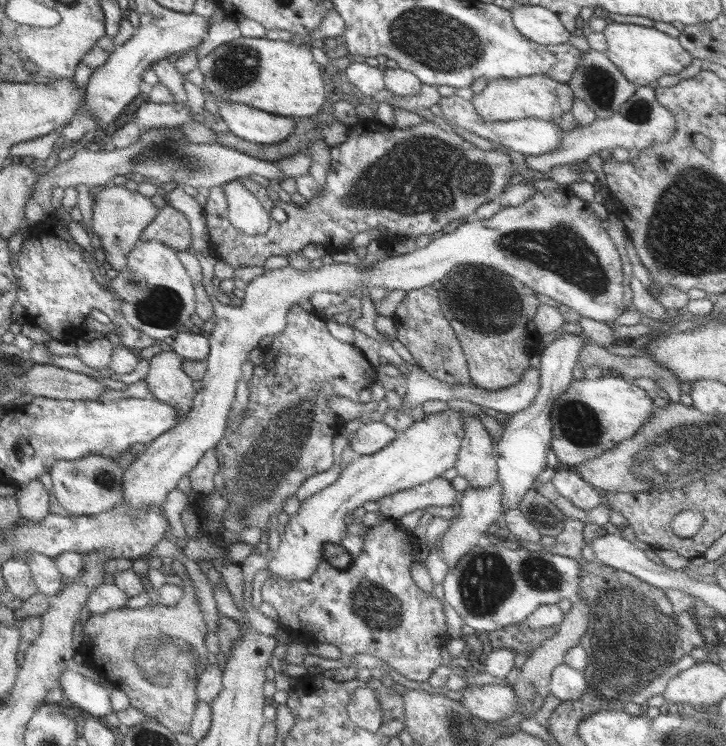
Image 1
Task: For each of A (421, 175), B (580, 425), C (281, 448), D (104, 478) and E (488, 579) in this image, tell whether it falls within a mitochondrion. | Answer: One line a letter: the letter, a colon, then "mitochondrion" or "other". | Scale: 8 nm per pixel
A: mitochondrion
B: mitochondrion
C: mitochondrion
D: mitochondrion
E: mitochondrion

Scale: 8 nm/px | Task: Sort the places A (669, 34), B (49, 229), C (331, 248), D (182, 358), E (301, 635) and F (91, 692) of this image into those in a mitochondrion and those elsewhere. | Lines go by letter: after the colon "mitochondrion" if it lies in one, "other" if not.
A: other
B: other
C: other
D: other
E: other
F: other

